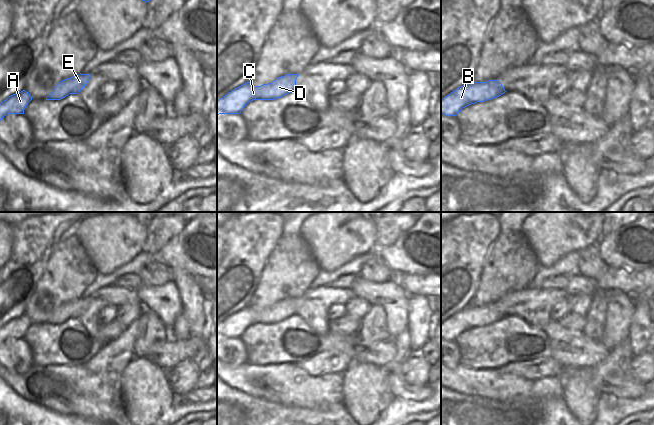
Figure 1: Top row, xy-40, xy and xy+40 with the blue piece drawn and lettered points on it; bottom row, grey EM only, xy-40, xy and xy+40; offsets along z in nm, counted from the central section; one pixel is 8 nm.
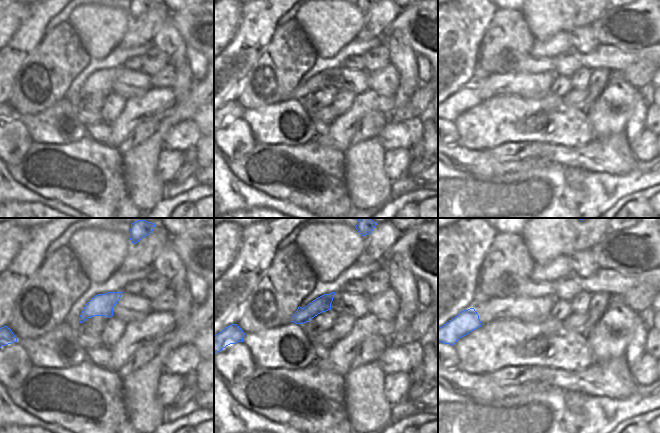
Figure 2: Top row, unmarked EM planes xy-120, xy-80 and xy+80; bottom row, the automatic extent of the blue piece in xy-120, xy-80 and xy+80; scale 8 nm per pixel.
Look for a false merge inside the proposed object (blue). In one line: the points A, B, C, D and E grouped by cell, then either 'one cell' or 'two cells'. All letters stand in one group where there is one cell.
A B C / D E; two cells

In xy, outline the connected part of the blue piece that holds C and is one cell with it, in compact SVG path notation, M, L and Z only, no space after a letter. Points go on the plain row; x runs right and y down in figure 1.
M247 306L235 312L217 324L217 340L219 338L240 338L242 333L253 324L270 324L269 308L255 310Z

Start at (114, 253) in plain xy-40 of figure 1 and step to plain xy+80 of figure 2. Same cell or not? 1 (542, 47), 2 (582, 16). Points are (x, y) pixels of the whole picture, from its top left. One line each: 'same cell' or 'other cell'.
1: other cell
2: same cell

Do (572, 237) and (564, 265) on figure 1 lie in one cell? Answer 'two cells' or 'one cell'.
two cells

